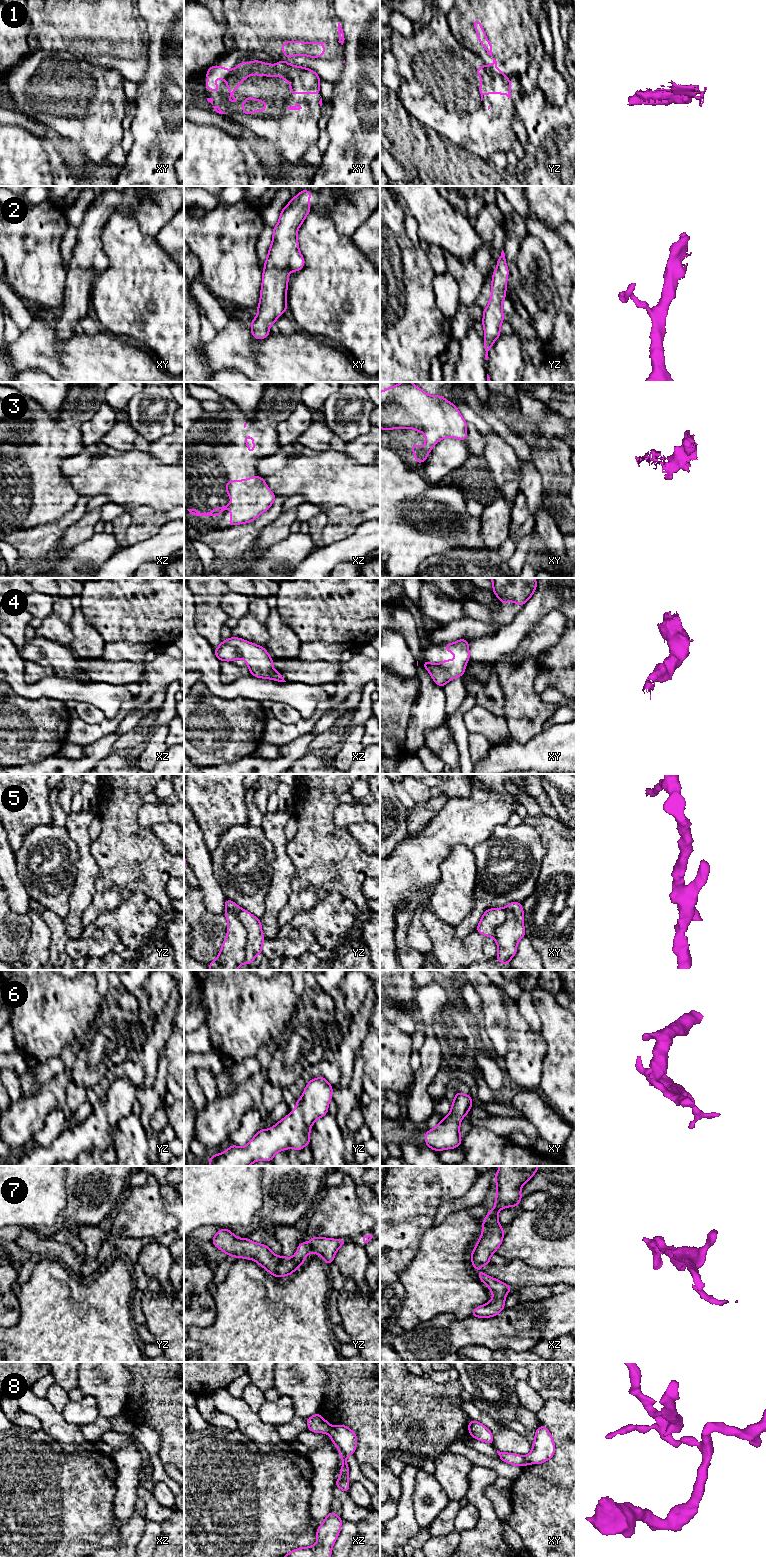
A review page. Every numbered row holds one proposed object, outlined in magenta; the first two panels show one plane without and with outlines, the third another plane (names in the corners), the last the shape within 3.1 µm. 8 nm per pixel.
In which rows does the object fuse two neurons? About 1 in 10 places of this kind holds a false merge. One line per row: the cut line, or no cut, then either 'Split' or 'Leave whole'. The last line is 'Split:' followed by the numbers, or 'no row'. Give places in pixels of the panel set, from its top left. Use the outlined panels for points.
1: Split along yz (488, 66), (504, 76). Split
2: No split. Leave whole
3: No split. Leave whole
4: No split. Leave whole
5: Split along yz (226, 908), (231, 908), (236, 912), (246, 929), (245, 961). Split
6: No split. Leave whole
7: No split. Leave whole
8: Split along xz (331, 1426), (327, 1432). Split
Split: 1, 5, 8

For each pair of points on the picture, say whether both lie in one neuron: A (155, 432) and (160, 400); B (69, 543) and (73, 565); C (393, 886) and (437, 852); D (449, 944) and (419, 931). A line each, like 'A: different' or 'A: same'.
A: same
B: different
C: same
D: different

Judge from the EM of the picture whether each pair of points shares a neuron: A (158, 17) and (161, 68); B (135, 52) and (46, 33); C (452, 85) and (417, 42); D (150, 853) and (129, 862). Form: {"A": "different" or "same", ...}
{"A": "same", "B": "same", "C": "same", "D": "same"}

